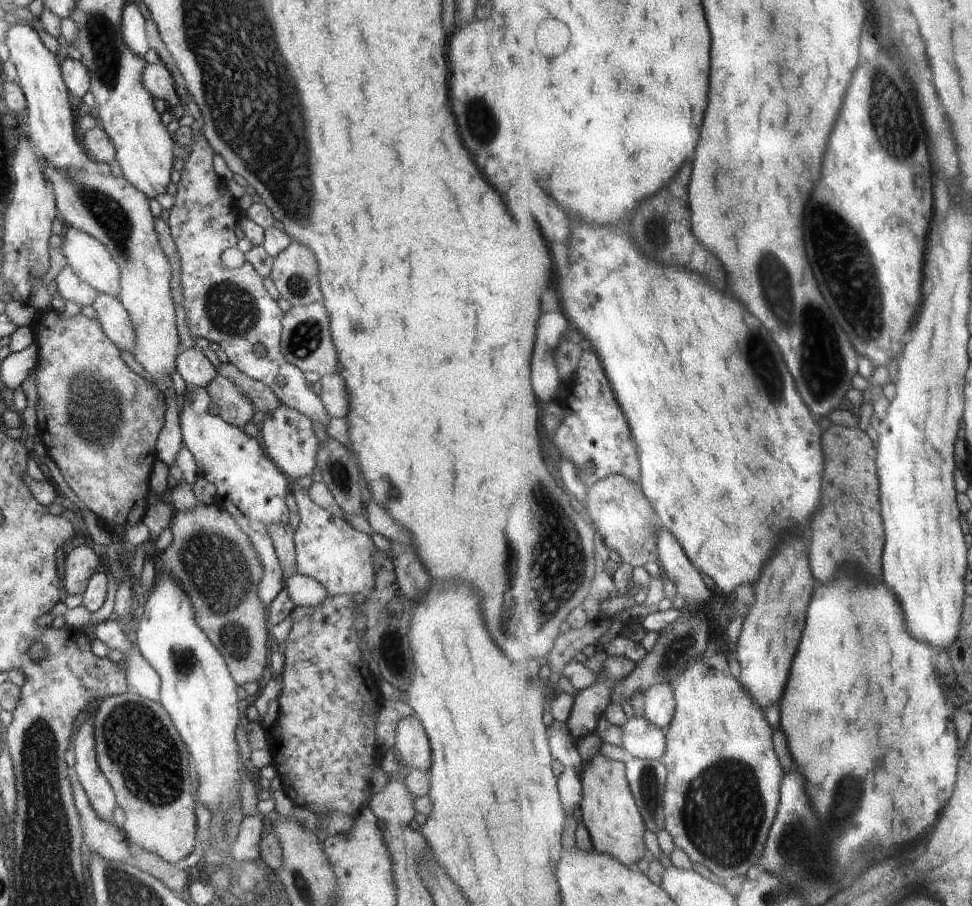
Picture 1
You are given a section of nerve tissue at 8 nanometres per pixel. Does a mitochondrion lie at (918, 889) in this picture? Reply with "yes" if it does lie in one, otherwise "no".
no

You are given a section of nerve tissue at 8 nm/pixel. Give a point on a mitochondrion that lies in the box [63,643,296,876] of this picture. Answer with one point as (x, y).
(141, 752)

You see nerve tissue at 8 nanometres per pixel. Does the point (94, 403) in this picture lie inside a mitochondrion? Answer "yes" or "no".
yes

